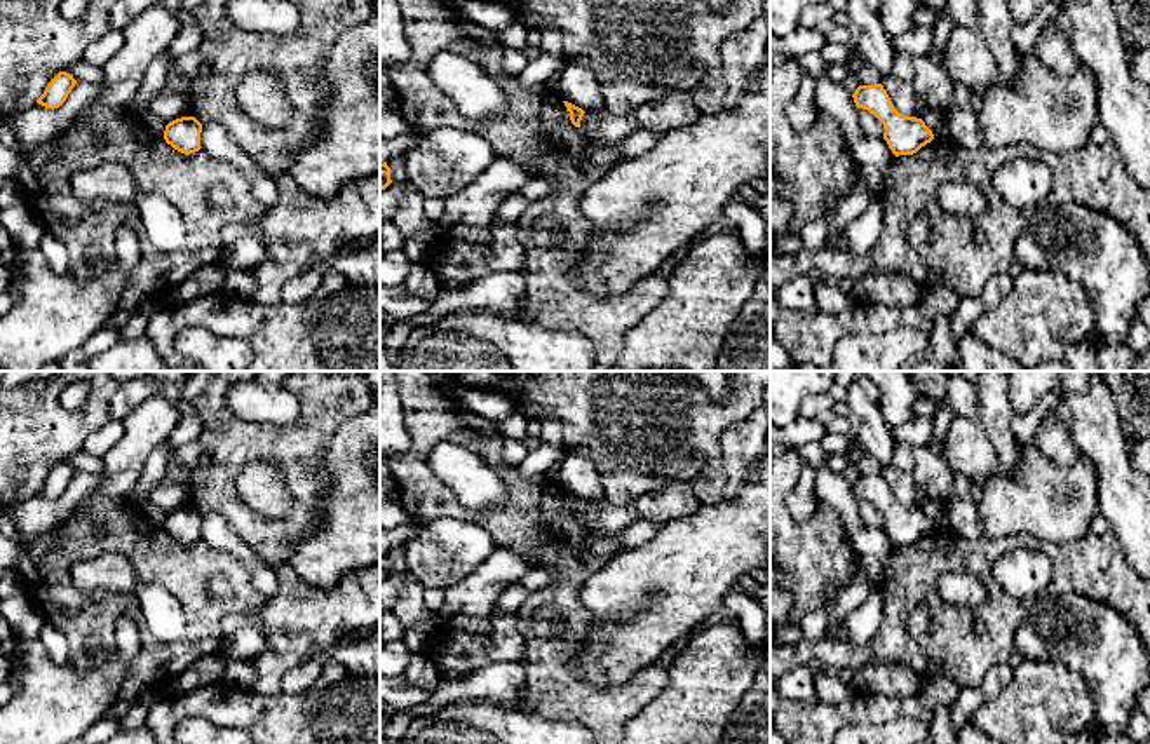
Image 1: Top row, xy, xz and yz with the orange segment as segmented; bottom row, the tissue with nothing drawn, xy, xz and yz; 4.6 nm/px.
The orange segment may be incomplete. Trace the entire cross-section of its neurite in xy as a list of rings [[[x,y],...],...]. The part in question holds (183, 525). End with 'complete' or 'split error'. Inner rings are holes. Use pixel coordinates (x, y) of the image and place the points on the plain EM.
[[[181,507],[166,516],[164,530],[174,540],[190,545],[199,542],[202,514],[195,507]]]; complete

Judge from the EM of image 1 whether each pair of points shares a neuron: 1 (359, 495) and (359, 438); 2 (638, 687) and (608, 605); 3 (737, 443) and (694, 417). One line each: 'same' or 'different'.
1: same
2: different
3: different

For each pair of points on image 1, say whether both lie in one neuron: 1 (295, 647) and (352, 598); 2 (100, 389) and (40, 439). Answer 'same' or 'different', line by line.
1: same
2: same

